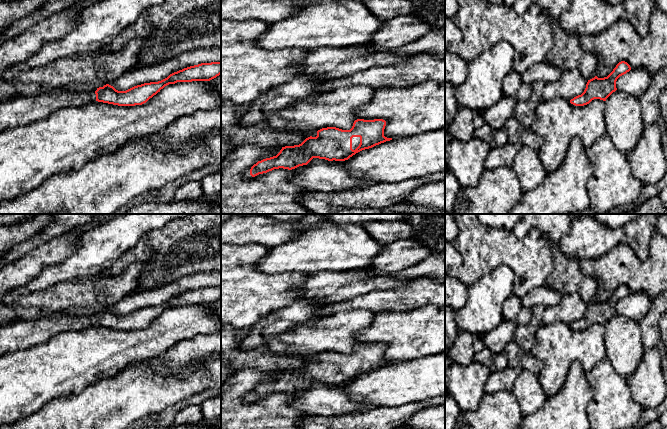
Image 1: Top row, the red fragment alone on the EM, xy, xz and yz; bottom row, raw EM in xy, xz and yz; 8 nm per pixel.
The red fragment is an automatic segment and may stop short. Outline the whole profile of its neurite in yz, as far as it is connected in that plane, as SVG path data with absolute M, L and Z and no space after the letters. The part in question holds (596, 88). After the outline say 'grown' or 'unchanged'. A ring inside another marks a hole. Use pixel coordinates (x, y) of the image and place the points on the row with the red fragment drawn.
M619 62L607 77L598 78L595 76L594 78L588 80L584 92L571 99L570 103L575 106L584 106L594 99L606 101L606 99L617 90L617 79L630 70L631 67L627 62Z | unchanged

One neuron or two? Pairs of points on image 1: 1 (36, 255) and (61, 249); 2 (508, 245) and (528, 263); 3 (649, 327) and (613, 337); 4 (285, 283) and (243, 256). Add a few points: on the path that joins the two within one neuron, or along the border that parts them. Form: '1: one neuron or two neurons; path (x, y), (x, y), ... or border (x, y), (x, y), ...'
1: one neuron; path (42, 255), (55, 251)
2: one neuron; path (513, 250), (523, 258)
3: two neurons; border (638, 323), (645, 349)
4: one neuron; path (273, 283), (263, 283), (248, 268)

